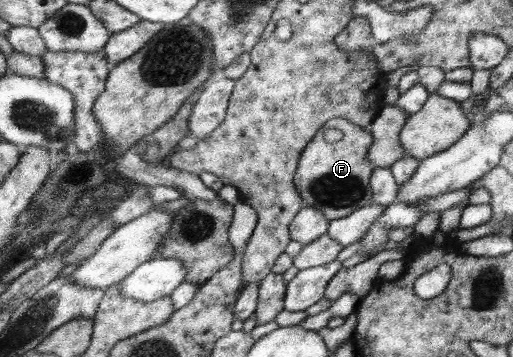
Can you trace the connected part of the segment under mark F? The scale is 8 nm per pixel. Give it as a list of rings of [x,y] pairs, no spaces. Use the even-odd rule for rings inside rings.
[[[333,118],[324,122],[300,153],[293,177],[293,184],[303,203],[321,211],[328,221],[342,219],[373,203],[370,189],[373,165],[368,159],[371,144],[373,135],[346,119]],[[326,129],[339,129],[343,132],[343,138],[328,143],[323,138]]]

